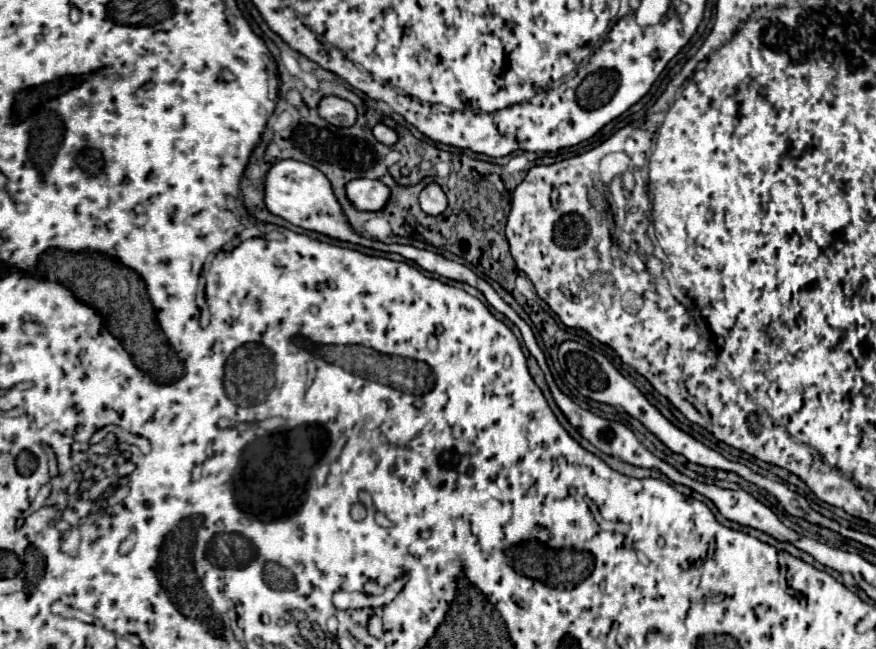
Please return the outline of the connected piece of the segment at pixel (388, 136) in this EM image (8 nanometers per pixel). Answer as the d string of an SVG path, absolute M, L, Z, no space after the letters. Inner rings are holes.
M376 124L374 126L374 138L378 140L378 142L382 142L382 144L386 144L386 146L392 146L396 140L398 140L398 136L396 136L396 132L392 130L392 128L388 128L388 126L384 126L384 124Z

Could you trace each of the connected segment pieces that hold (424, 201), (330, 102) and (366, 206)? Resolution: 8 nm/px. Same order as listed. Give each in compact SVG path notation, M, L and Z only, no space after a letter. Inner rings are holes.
M430 184L420 194L420 206L430 216L438 216L440 214L440 190L436 190L436 188L440 188L440 186L438 184ZM430 188L434 188L434 190L430 190Z
M324 96L318 104L318 112L328 124L338 128L346 128L356 122L356 108L338 96Z
M356 178L346 184L346 196L356 210L376 212L376 210L382 210L384 204L388 202L390 190L378 180Z

